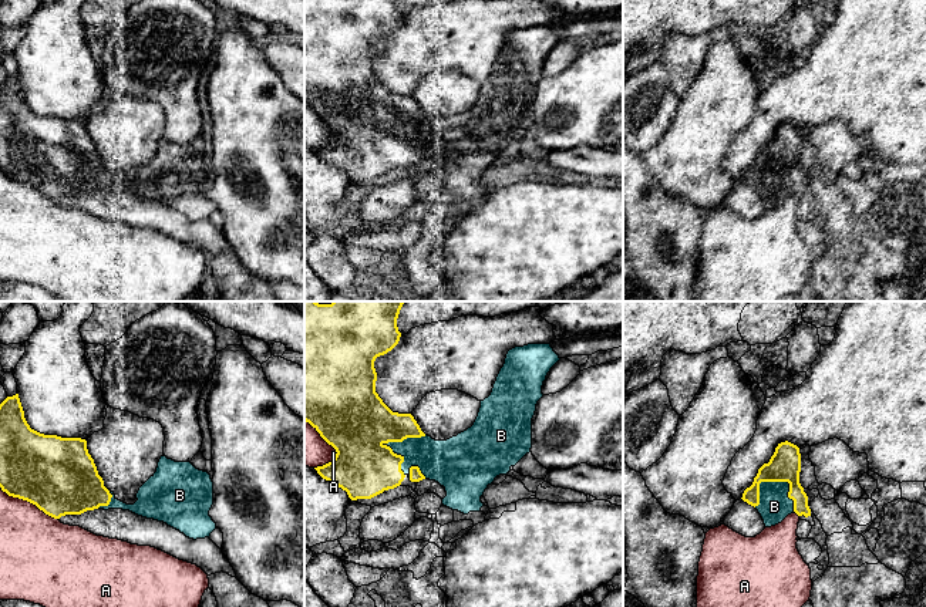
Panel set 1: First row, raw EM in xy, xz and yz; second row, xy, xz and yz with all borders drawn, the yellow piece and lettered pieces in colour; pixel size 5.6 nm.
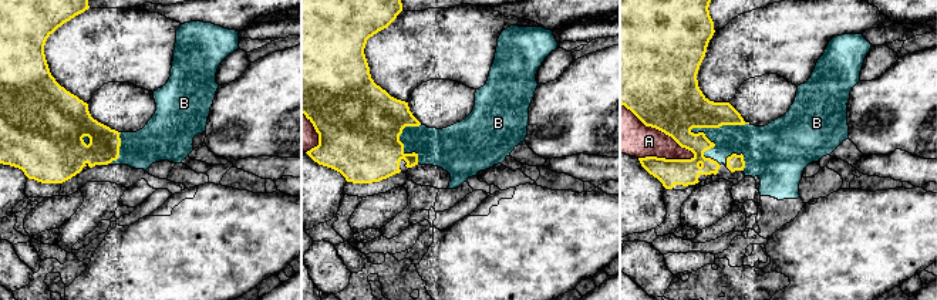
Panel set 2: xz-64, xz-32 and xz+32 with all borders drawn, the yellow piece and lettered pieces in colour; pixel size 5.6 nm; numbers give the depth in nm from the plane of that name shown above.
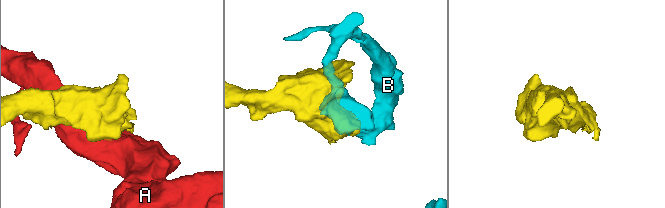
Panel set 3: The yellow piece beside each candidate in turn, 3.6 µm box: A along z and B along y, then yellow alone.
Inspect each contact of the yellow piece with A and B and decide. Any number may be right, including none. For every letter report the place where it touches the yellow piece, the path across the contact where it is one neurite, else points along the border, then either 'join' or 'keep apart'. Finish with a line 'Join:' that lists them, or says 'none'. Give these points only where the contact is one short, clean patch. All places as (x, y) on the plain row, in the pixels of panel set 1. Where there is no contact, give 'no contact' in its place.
A: meets yellow in xy at (29, 182); keep apart
B: meets yellow in yz at (788, 164); join
Join: B

